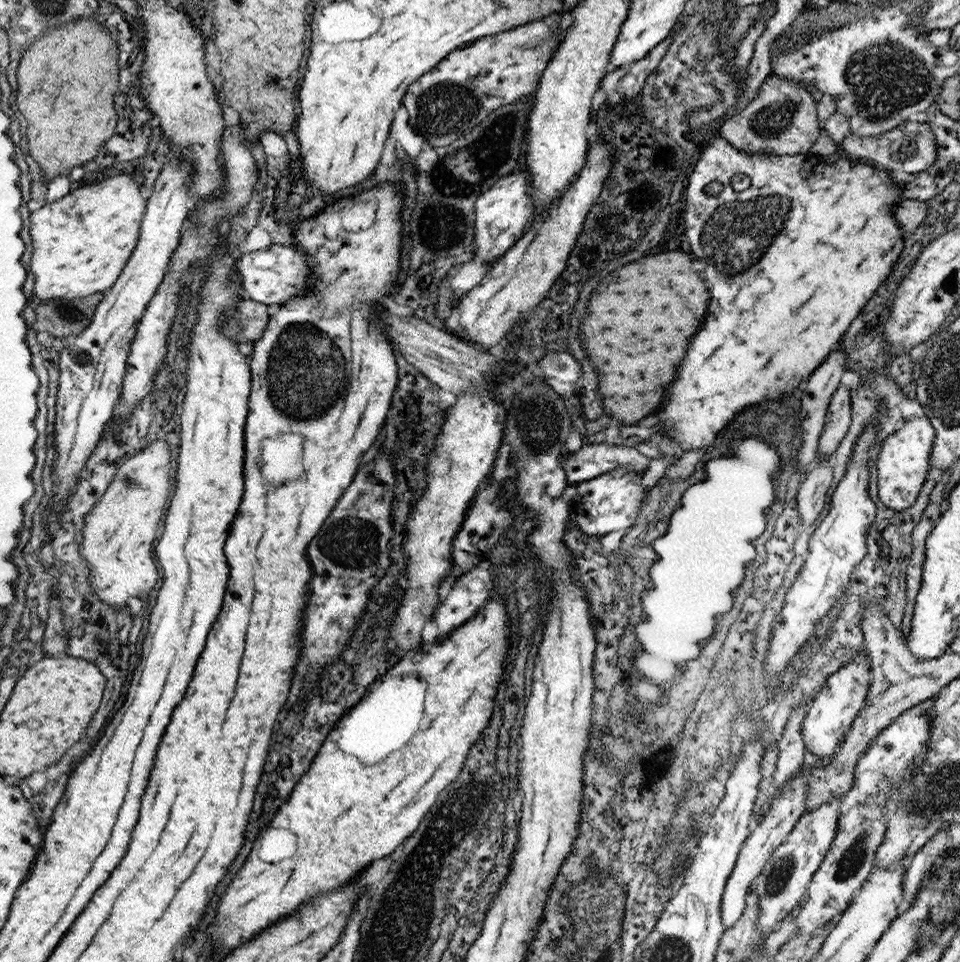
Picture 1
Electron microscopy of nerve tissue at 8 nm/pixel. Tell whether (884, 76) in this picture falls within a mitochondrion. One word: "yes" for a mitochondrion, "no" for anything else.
yes

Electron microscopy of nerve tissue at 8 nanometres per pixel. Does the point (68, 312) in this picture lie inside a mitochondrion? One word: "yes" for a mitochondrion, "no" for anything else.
yes

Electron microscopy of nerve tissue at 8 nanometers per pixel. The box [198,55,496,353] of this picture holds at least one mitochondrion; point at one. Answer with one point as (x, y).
(443, 108)

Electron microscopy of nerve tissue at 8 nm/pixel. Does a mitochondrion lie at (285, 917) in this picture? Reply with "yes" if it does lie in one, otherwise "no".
no

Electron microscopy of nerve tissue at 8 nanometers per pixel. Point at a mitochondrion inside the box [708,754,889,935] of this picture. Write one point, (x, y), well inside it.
(852, 860)

